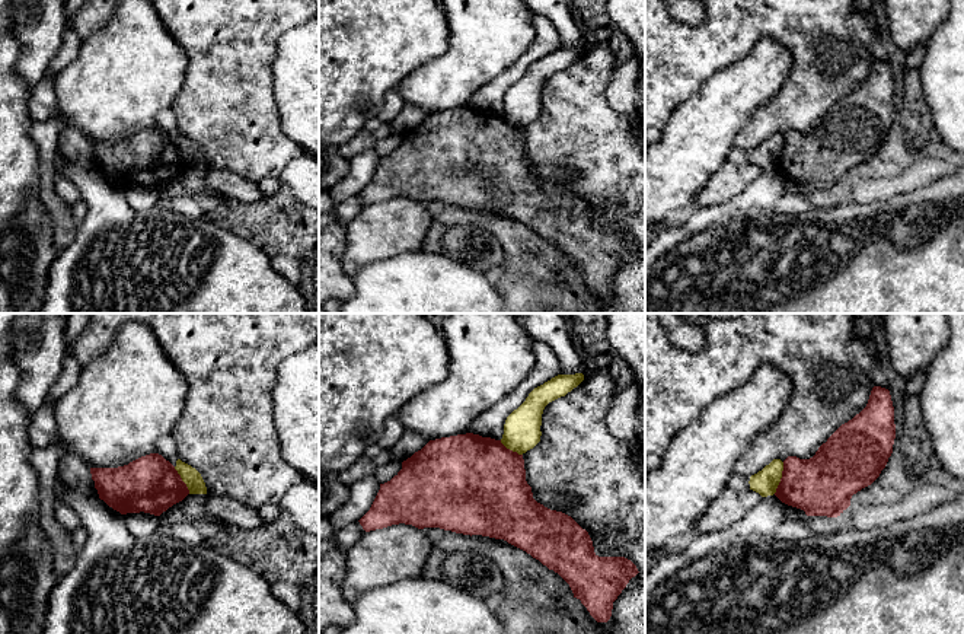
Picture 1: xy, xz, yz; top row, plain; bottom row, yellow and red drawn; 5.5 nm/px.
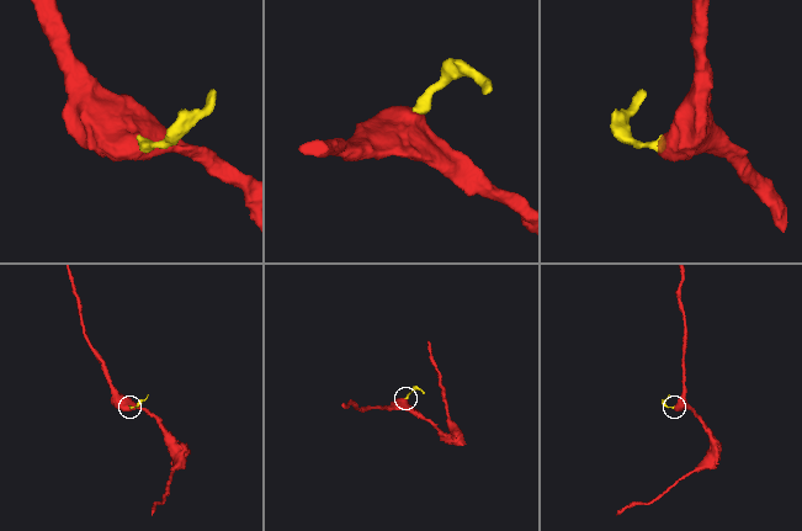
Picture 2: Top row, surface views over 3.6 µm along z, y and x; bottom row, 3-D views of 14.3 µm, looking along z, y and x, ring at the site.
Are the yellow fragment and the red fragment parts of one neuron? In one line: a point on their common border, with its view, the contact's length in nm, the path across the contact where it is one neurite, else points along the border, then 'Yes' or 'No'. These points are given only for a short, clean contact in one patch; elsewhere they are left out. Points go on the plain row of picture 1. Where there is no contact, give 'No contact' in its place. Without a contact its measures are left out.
Touches yellow at yz (781, 150). Shared border 190 nm. Boundary: yz (784, 136), (781, 155), (773, 166). No

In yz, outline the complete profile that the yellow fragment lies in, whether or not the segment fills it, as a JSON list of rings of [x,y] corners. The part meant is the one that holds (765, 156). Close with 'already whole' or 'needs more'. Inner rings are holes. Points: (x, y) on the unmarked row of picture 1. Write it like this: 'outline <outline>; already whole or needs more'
outline [[[773,133],[762,144],[750,150],[750,163],[759,166],[762,171],[773,169],[781,156],[783,136]]]; already whole

